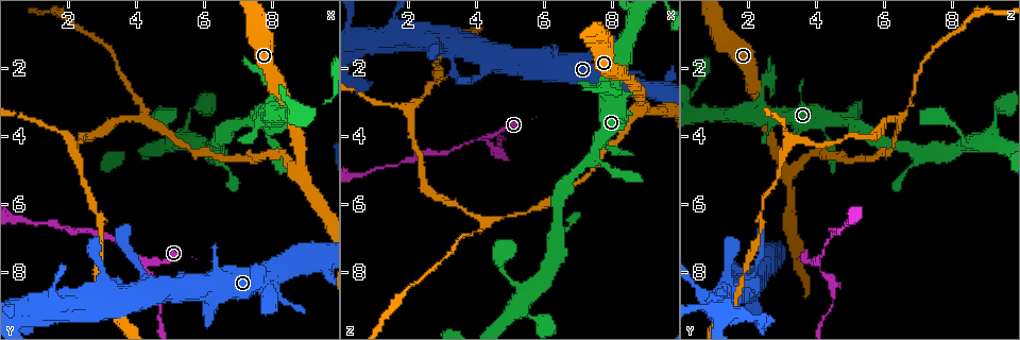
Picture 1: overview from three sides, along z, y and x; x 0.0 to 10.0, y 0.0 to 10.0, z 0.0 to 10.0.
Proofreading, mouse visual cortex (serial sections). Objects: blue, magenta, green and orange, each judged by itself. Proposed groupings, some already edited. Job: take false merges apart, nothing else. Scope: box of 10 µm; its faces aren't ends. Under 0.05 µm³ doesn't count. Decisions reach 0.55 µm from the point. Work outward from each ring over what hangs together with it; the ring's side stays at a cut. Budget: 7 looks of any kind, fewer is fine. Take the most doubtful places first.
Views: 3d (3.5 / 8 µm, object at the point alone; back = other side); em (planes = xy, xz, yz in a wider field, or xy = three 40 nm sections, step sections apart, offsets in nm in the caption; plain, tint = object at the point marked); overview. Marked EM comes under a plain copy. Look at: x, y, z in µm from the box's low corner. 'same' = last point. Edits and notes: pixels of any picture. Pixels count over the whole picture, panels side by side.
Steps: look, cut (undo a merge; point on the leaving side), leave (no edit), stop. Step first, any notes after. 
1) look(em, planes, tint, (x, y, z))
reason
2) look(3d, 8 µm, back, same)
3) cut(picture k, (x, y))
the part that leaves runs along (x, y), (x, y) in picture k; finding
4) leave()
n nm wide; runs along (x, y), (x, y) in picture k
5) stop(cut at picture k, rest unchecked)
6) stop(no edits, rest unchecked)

look(3d, 3.5 µm, (4.25, 7.85, 4.20))
abrupt turn

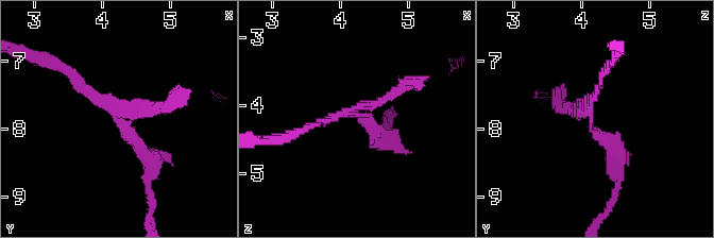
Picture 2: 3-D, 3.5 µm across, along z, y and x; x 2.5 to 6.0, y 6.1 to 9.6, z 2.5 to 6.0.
look(em, xy, step 3, tint, (4.30, 7.85, 4.10))

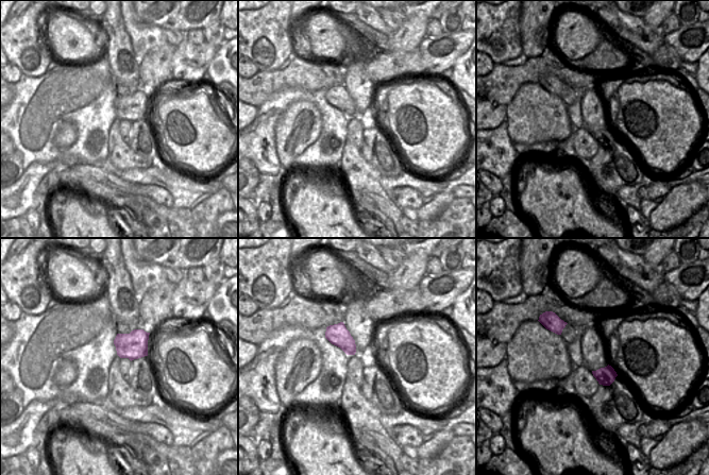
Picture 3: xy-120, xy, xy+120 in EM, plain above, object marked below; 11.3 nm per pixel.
cut(picture 2, (373, 140))
the part that leaves runs along (359, 115), (383, 141), (389, 134) in picture 2; a second cell is stuck on

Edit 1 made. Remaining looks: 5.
look(overview)

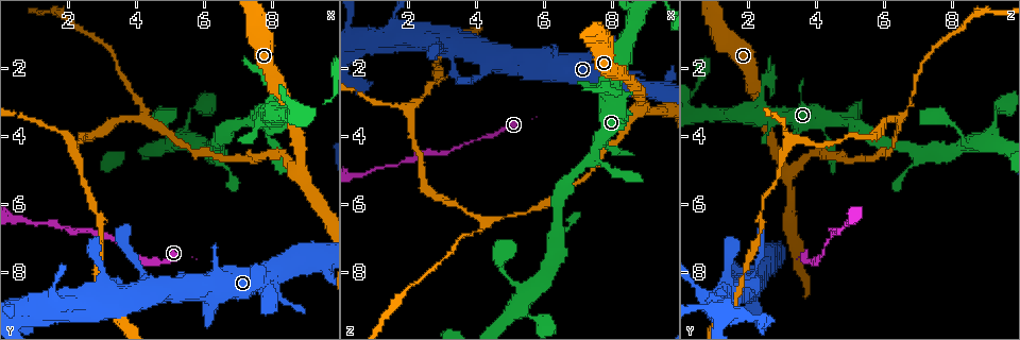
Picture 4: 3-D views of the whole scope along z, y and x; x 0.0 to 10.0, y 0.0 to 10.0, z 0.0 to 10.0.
look(3d, 3.5 µm, back, (8.90, 5.00, 3.25))

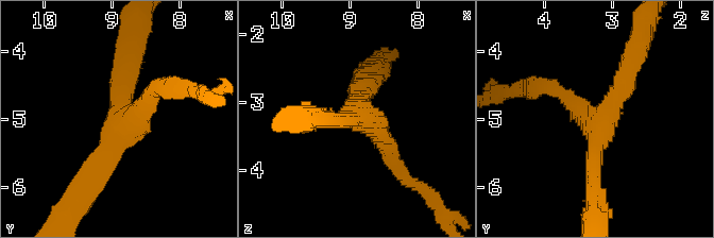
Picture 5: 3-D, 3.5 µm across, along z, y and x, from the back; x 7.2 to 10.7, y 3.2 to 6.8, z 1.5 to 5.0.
look(em, xy, step 2, tint, (8.85, 5.00, 3.20))
3 arms; arms of 250, 250, 300 nm

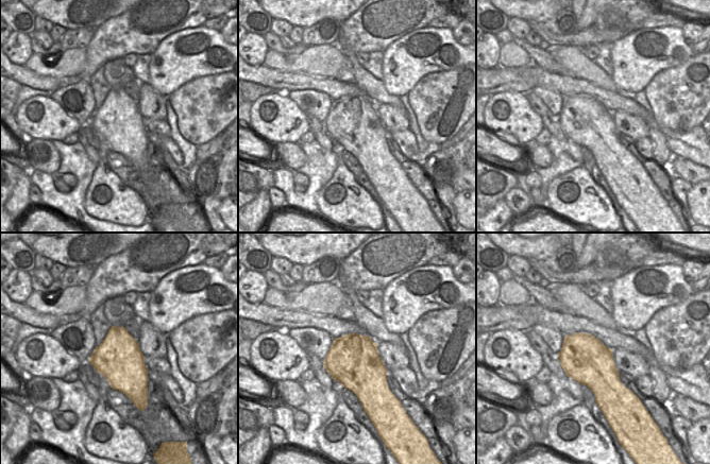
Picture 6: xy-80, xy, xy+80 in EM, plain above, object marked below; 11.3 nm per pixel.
leave()
runs along (366, 81), (359, 114), (395, 163) in picture 5; all the same cell

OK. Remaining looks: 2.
look(3d, 3.5 µm, (4.30, 3.55, 6.40))
three-way junction

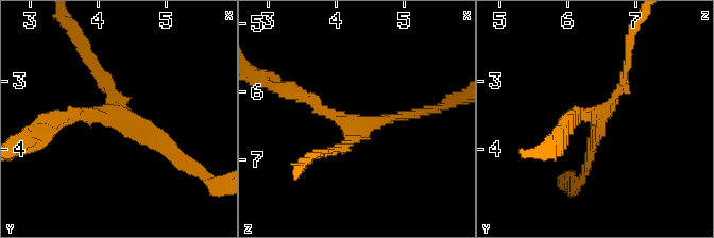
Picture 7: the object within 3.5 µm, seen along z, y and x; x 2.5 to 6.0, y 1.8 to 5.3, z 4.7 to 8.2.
look(em, xy, step 3, tint, (4.25, 3.50, 6.45))
3 arms; arms of 100, 150, 150 nm

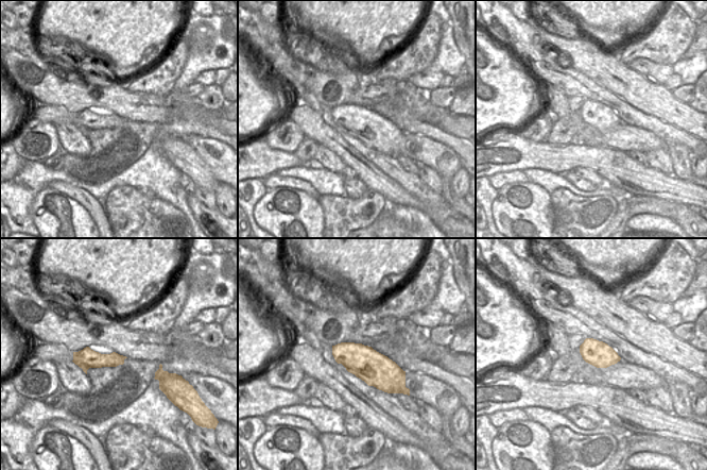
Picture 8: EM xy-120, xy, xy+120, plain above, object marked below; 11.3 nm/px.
leave()
runs along (173, 156), (141, 123), (53, 123) in picture 7; continuous, no second cell

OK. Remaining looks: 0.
stop(cut at picture 2, rest unchecked)

